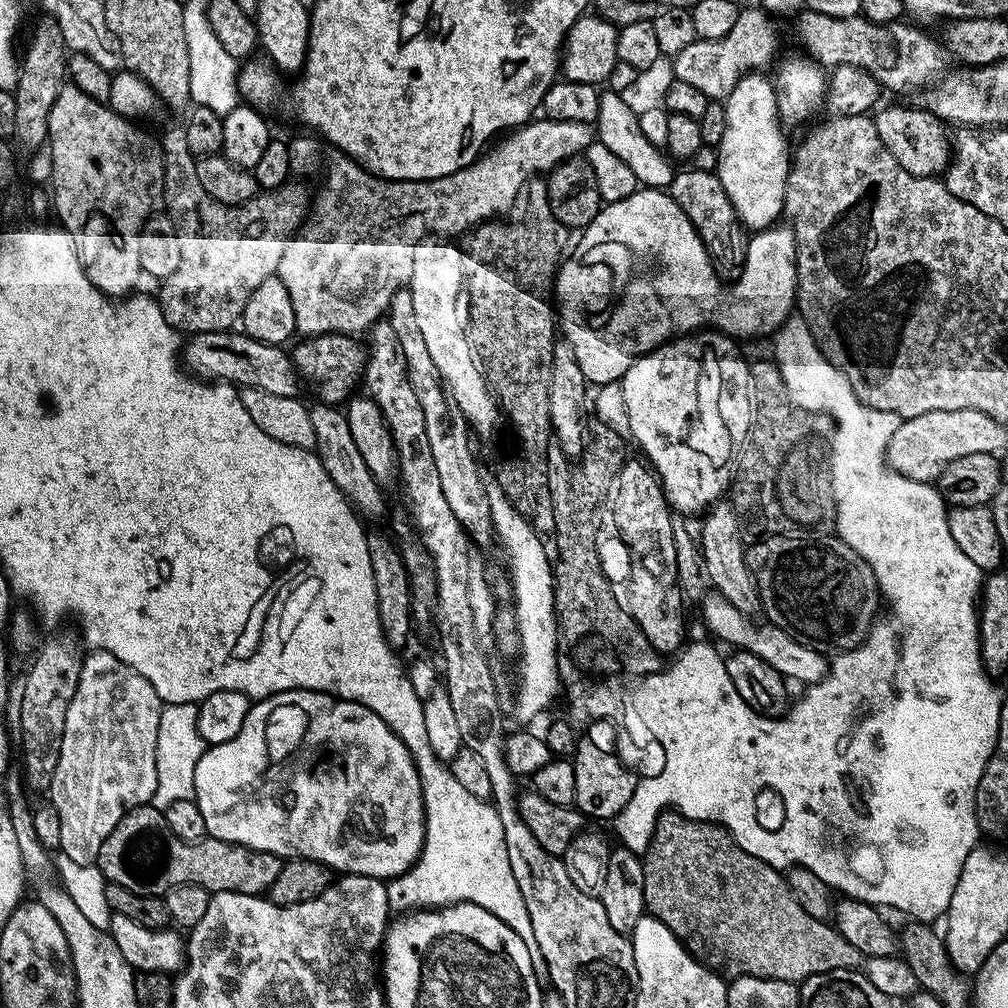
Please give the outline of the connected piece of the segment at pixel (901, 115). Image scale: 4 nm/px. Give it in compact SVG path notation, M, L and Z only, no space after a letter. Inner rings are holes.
M886 104L877 107L874 112L878 138L882 138L886 150L898 158L898 166L902 166L902 170L915 176L939 177L950 159L949 129L944 129L947 127L940 117L923 106L911 108L908 104Z

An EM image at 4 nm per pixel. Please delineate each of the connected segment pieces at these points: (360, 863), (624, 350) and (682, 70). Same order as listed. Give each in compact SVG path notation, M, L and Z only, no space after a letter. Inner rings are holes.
M295 688L257 699L249 707L246 722L242 722L242 730L237 736L230 738L230 742L211 745L201 754L194 770L194 786L196 805L198 810L202 810L208 836L214 840L225 840L254 850L266 850L281 858L313 860L340 874L373 876L385 882L407 872L424 851L424 797L420 794L420 775L416 763L412 761L410 750L404 745L402 738L398 738L398 734L394 734L394 730L390 730L390 726L386 726L386 722L382 722L378 714L374 714L374 710L355 704L353 700L329 696L327 692Z
M637 187L634 194L630 194L626 199L619 200L613 204L605 203L600 212L590 222L587 228L579 233L580 241L576 244L576 249L567 253L566 259L559 265L554 277L554 300L558 305L558 328L562 331L563 339L568 341L568 345L574 350L574 358L578 358L578 366L582 366L582 374L589 382L589 385L599 386L601 384L614 384L623 380L626 370L630 370L633 360L637 356L643 356L645 352L652 351L653 348L665 343L669 338L677 334L688 334L693 330L700 330L705 327L707 320L712 320L716 316L715 327L719 331L733 337L740 336L760 336L763 332L775 333L780 325L788 319L797 303L796 298L796 239L791 227L771 226L757 231L749 239L748 253L744 259L744 266L739 273L736 285L732 288L732 293L728 296L728 304L724 304L724 292L720 289L721 277L712 266L712 261L708 258L708 251L704 248L704 243L700 241L700 236L694 230L690 218L682 214L678 202L669 196L667 191L659 188Z
M759 6L741 7L738 22L734 22L730 34L713 40L696 39L682 50L682 54L671 57L675 79L702 90L709 100L723 101L747 72L767 69L767 64L777 59L776 47L780 40L776 37L776 24L772 20L775 19Z

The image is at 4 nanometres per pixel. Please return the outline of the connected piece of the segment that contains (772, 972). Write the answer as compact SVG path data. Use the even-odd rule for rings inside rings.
M669 800L661 805L657 827L644 853L644 907L647 915L662 922L679 938L684 949L713 972L732 972L733 977L757 976L767 980L803 982L814 974L859 969L862 957L831 923L806 914L791 894L785 877L766 862L746 854L730 834L727 821L692 816ZM667 820L677 820L674 841Z

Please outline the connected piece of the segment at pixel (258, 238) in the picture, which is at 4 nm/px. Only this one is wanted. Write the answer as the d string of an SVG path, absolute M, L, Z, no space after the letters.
M182 126L176 128L168 128L164 132L164 137L159 137L160 153L162 154L162 166L164 167L164 202L163 207L168 208L166 212L167 219L174 222L176 233L178 234L178 246L182 246L182 259L178 265L178 270L174 270L174 274L170 274L170 278L166 278L159 285L158 299L162 314L172 328L179 330L184 334L195 334L197 332L226 332L229 331L241 319L246 302L258 286L265 282L266 279L276 275L276 267L282 258L282 250L286 250L289 240L296 235L298 229L303 225L310 211L310 188L304 184L295 184L289 182L280 188L261 191L254 199L246 201L244 204L231 205L218 202L214 198L210 198L210 194L206 194L206 190L202 190L202 182L198 182L198 170L196 169L197 157L193 156L190 145L186 142L186 130Z

